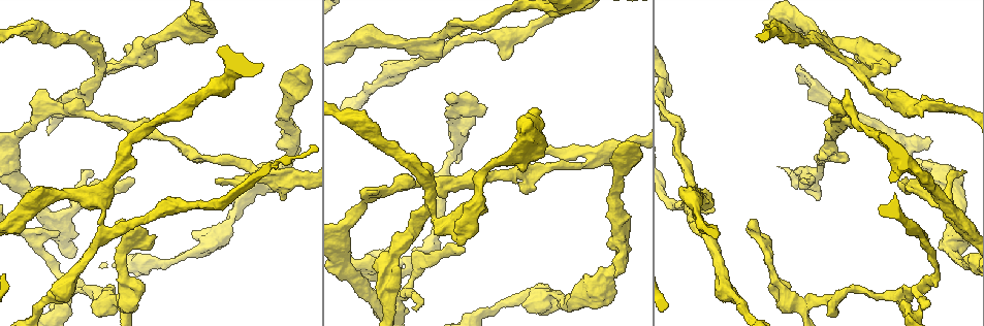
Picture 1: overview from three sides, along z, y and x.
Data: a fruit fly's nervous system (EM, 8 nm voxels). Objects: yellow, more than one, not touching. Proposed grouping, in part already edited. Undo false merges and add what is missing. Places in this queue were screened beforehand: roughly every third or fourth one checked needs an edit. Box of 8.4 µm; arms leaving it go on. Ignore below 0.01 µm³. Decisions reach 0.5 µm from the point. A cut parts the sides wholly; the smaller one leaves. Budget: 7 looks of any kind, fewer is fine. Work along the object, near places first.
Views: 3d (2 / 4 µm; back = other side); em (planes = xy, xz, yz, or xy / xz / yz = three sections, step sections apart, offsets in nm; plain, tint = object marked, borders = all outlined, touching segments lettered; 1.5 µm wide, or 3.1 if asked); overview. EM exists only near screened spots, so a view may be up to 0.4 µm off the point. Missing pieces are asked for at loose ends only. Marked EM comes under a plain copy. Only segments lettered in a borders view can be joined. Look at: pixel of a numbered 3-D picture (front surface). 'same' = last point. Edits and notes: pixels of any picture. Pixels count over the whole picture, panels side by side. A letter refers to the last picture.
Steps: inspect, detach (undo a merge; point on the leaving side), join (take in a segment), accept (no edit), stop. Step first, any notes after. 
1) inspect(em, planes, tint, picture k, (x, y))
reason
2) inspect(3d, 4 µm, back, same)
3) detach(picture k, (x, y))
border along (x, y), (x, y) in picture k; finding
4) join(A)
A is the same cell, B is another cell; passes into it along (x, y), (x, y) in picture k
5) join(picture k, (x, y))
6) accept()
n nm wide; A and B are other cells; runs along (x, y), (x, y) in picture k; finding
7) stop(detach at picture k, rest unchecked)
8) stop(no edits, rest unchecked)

inspect(3d, 2 µm, picture 1, (817, 200))
branch stops here

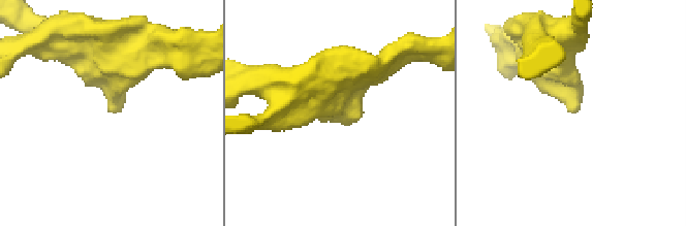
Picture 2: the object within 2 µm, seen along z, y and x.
inspect(em, yz, step 8, borders, picture 2, (574, 112))

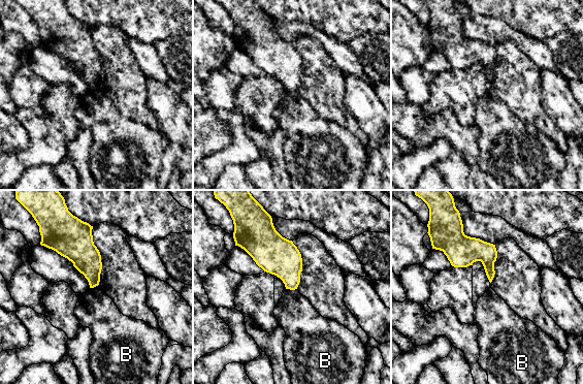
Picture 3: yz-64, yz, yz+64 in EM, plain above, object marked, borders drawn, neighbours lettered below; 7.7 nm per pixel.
accept()
B is another cell; border along (286, 288), (296, 289) in picture 3; no lettered segment goes on from it

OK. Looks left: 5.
inspect(em, planes, borders, picture 1, (438, 234))
an open end

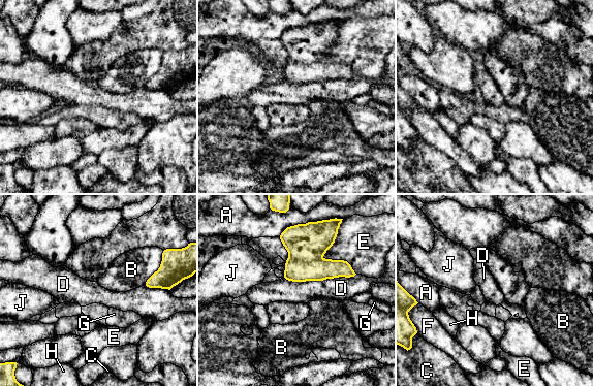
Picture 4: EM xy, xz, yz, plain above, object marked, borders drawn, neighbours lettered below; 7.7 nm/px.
accept()
A, B, C, D, E, F, G, H and J are other cells; none of them fits

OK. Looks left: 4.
inspect(em, planes, borders, picture 1, (289, 152))
sharp bend

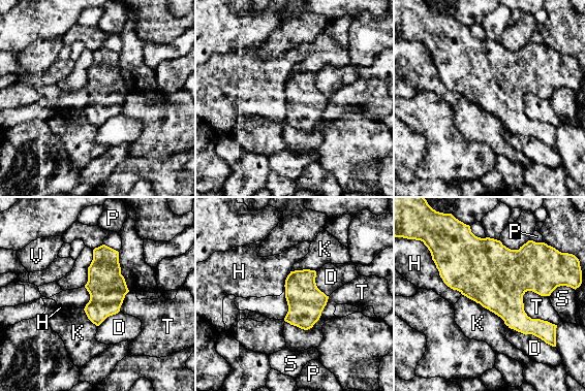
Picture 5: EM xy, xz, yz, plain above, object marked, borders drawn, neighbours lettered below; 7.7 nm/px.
accept()
K touches over 460 nm; D, H, K, P, S, T and V are other cells; border along (462, 294), (496, 314), (509, 328) in picture 5; continuous, no second neuron

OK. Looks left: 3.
stop(no edits, rest unchecked)

